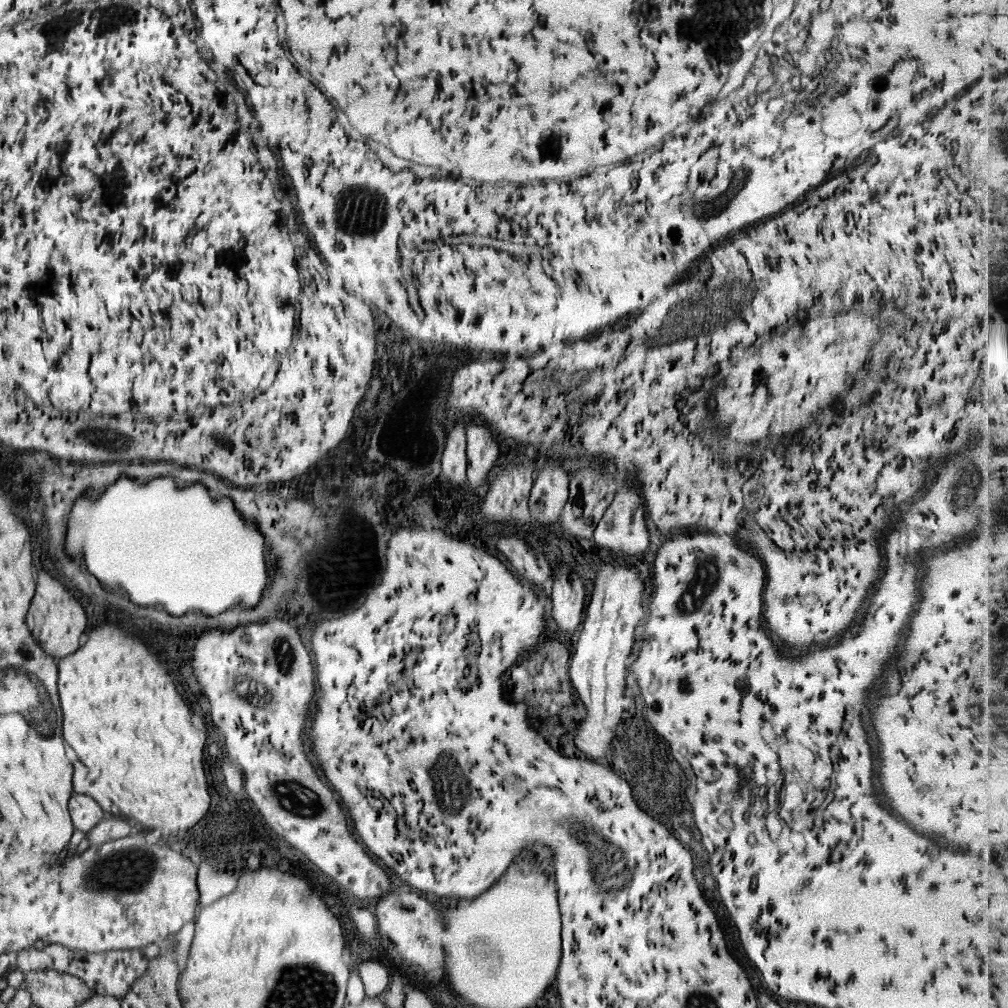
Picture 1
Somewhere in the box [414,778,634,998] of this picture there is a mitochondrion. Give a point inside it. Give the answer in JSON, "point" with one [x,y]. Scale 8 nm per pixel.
{"point":[609,870]}

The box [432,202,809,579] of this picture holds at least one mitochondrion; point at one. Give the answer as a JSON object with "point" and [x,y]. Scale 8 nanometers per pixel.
{"point":[709,313]}

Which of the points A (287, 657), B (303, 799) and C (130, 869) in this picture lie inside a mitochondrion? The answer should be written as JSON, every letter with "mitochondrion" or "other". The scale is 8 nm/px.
{"A":"mitochondrion","B":"mitochondrion","C":"mitochondrion"}

